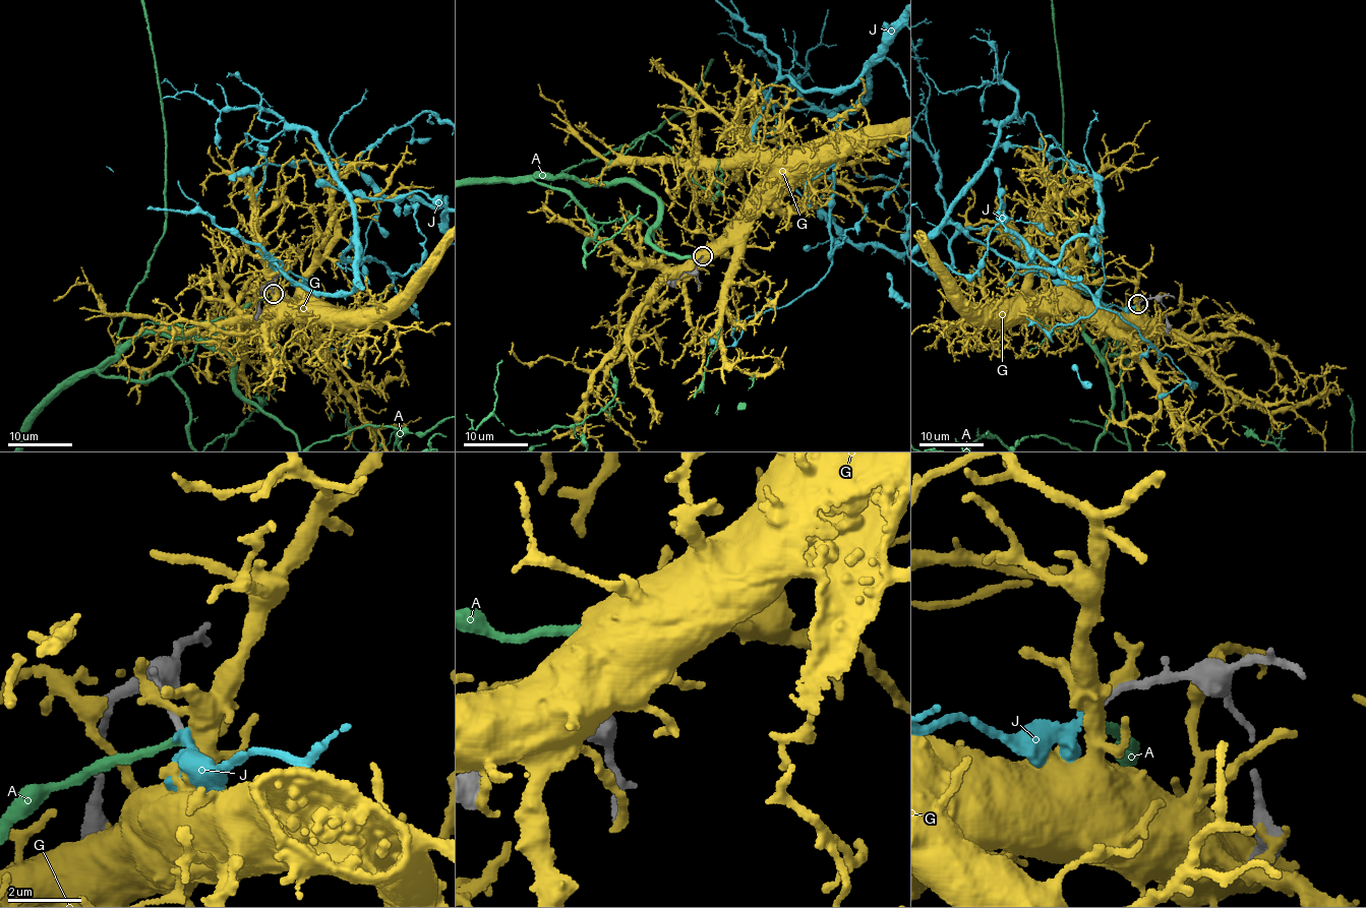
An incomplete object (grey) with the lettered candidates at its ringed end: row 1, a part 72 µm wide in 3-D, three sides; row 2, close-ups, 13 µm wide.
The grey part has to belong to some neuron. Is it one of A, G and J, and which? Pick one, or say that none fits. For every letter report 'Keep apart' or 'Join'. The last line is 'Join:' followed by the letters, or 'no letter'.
A: Keep apart
G: Keep apart
J: Join
Join: J

